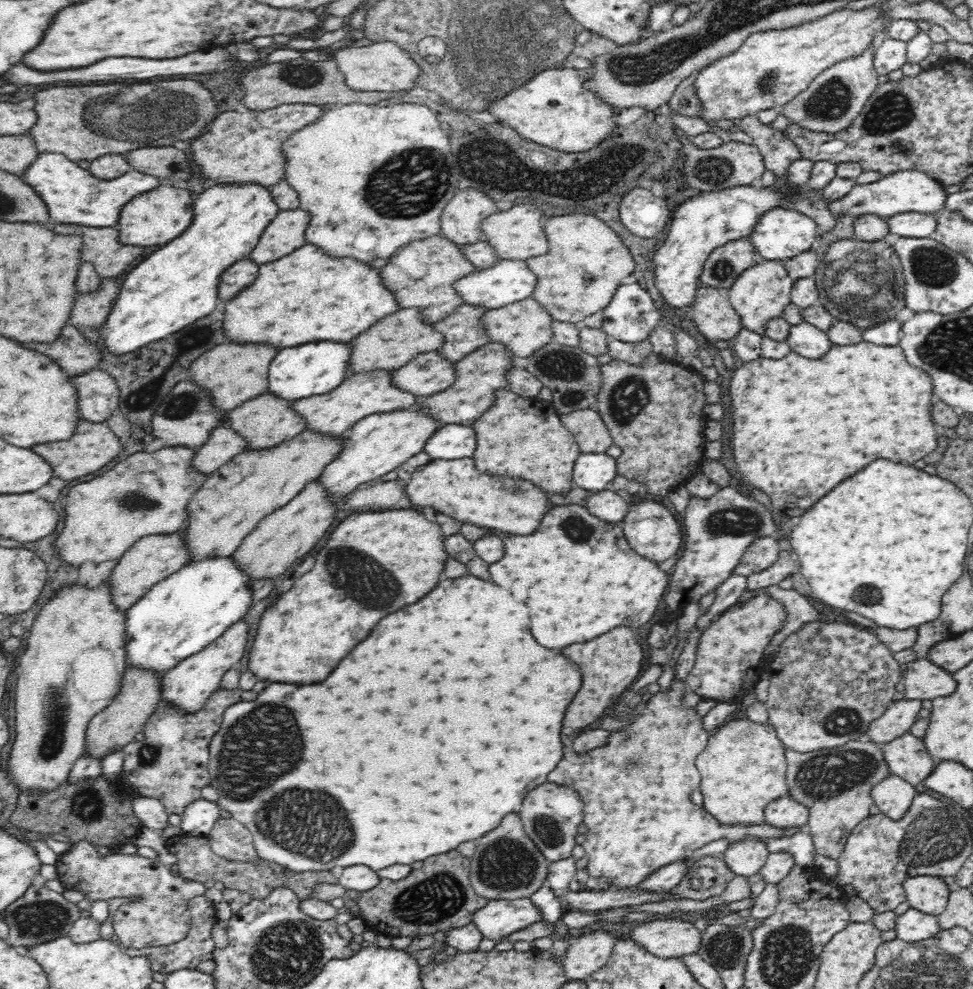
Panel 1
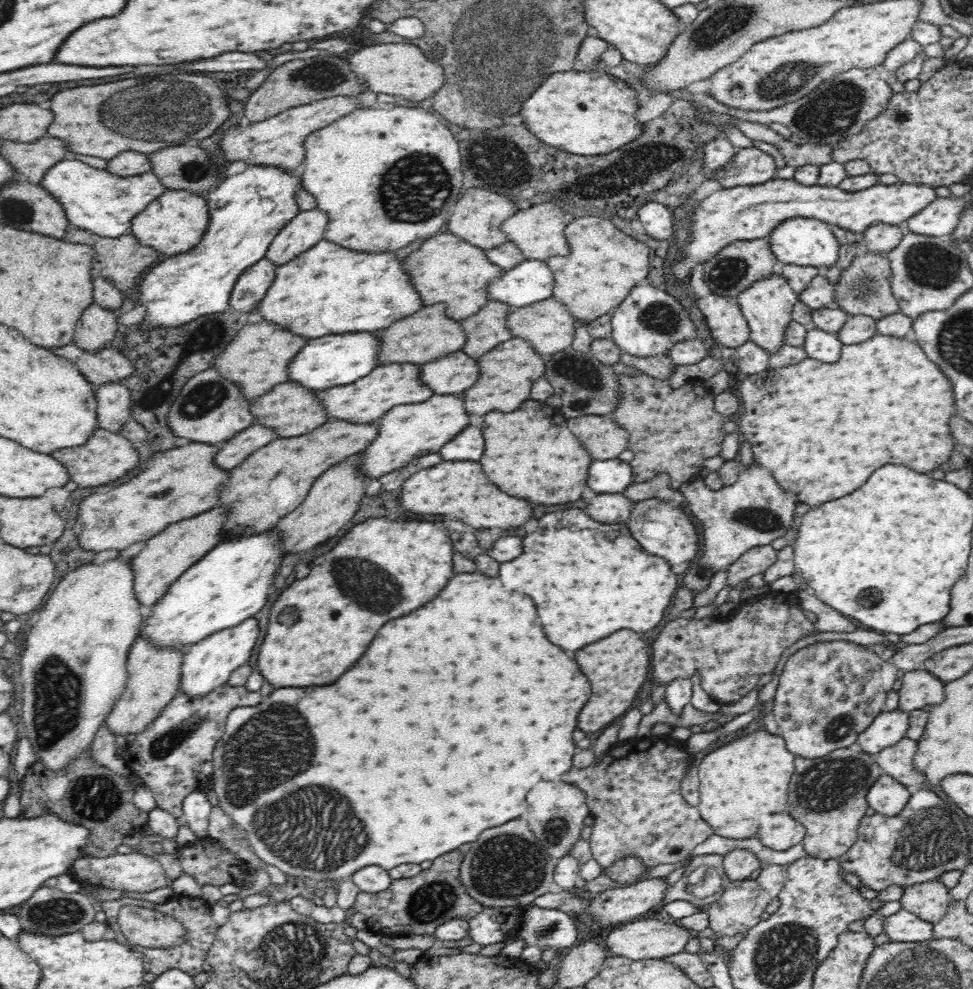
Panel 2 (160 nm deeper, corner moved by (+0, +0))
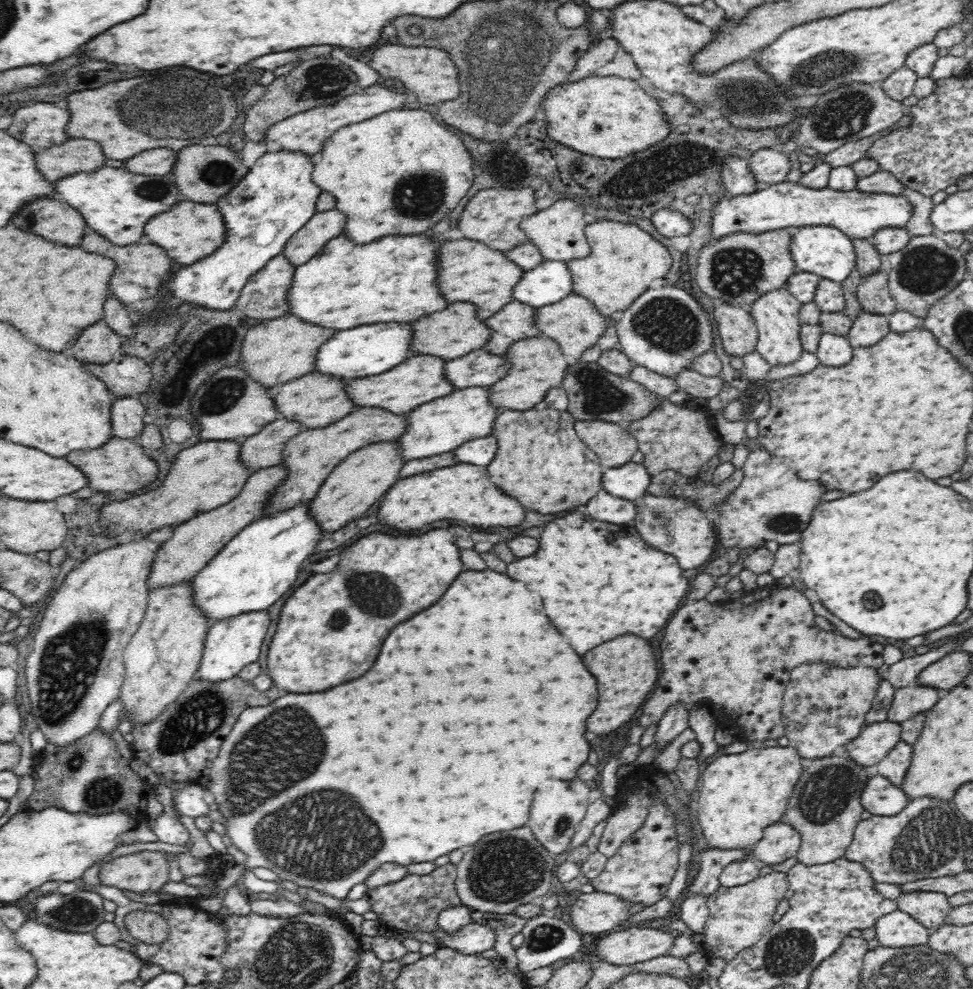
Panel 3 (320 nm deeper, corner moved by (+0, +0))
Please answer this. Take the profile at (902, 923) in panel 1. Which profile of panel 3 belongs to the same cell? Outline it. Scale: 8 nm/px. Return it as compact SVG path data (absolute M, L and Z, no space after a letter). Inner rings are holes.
M901 910L883 915L874 928L879 944L888 948L926 945L932 933Z

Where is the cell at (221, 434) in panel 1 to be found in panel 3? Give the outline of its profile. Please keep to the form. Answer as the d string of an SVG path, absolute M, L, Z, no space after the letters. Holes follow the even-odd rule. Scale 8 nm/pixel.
M280 417L274 422L267 424L262 432L254 434L254 436L246 437L246 442L241 443L241 459L249 466L249 470L259 471L260 469L276 466L282 464L285 459L283 453L286 443L293 439L294 436L302 434L308 430L308 427L297 420L290 420L289 418Z

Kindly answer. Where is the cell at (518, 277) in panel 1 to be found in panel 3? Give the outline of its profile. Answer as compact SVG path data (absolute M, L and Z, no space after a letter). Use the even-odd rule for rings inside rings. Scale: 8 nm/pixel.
M548 260L530 269L514 287L514 299L534 308L556 304L574 293L566 261Z

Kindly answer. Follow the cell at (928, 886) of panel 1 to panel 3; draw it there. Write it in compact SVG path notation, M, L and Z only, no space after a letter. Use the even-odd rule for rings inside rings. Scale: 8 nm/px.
M903 892L896 901L897 910L906 912L931 931L942 926L952 909L949 897L939 892Z

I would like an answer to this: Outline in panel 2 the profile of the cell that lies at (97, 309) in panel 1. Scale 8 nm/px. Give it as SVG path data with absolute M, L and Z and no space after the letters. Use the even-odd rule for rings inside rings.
M92 304L76 324L74 344L88 353L97 353L111 344L118 332L118 312Z

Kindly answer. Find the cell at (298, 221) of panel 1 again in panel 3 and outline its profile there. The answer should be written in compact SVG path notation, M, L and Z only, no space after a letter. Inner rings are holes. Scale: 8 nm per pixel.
M338 209L317 212L308 220L306 226L302 226L298 232L295 232L289 238L289 241L283 248L283 255L296 267L308 262L326 246L326 243L329 243L330 240L342 235L346 231L346 222L348 222L348 217Z

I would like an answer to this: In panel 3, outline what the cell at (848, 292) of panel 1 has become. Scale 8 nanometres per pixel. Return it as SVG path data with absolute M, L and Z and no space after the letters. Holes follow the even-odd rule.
M885 271L864 277L858 285L858 301L864 311L878 315L889 315L897 311L889 292L888 275Z

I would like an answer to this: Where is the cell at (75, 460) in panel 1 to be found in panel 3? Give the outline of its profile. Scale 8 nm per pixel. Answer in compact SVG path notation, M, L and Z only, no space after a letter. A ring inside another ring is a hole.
M112 437L110 442L106 442L98 450L70 452L66 458L88 476L87 482L90 482L92 488L102 490L102 492L122 490L123 492L135 493L150 486L150 484L154 484L159 475L158 464L136 439Z

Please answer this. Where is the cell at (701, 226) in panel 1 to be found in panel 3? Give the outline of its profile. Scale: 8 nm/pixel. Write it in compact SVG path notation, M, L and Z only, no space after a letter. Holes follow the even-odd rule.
M784 182L771 185L752 196L738 196L734 200L722 198L714 208L712 217L713 239L732 235L734 232L748 232L758 235L762 232L796 228L828 226L838 228L852 239L869 239L882 228L906 228L912 216L913 206L905 196L864 193L857 189L850 192L813 190L800 184Z

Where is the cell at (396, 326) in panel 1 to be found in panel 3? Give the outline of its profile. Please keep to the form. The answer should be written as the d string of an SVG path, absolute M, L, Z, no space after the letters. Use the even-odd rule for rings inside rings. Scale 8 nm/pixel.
M450 303L441 311L423 316L413 322L412 354L431 354L446 361L464 357L472 351L484 348L493 330L478 318L477 308L469 303Z

